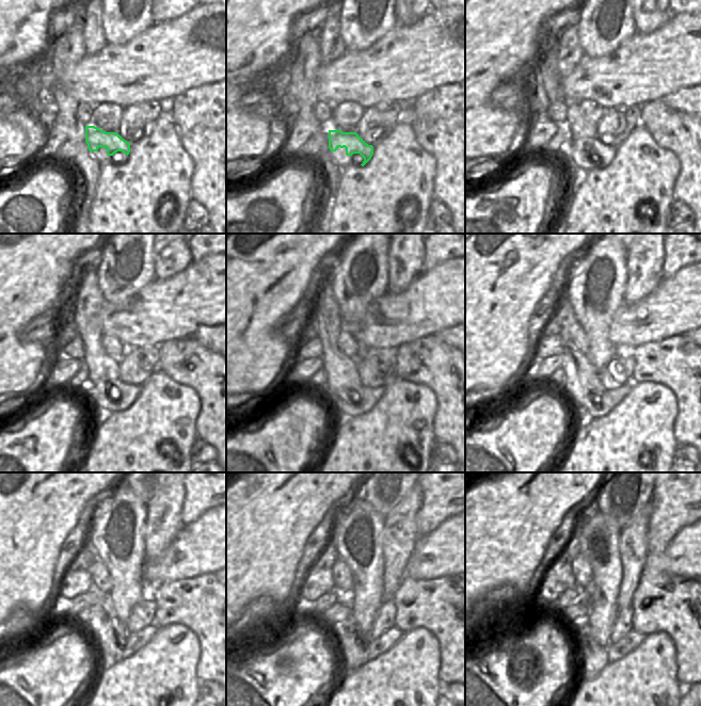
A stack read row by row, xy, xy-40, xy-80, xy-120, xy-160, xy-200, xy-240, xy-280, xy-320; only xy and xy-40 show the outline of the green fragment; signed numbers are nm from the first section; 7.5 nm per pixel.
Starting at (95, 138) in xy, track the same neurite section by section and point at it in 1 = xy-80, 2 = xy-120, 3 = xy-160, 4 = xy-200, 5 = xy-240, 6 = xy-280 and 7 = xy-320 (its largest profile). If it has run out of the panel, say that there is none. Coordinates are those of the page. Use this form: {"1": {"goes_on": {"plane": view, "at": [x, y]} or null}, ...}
{"1": {"goes_on": {"plane": "xy-80", "at": [606, 153]}}, "2": {"goes_on": {"plane": "xy-120", "at": [128, 392]}}, "3": {"goes_on": {"plane": "xy-160", "at": [369, 397]}}, "4": {"goes_on": {"plane": "xy-200", "at": [610, 399]}}, "5": {"goes_on": {"plane": "xy-240", "at": [137, 640]}}, "6": {"goes_on": {"plane": "xy-280", "at": [391, 637]}}, "7": {"goes_on": {"plane": "xy-320", "at": [617, 651]}}}

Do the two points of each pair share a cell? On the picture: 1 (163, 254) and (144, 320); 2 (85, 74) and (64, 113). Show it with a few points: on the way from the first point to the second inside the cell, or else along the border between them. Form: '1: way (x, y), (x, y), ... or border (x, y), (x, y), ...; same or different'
1: border (180, 272), (166, 278), (156, 279); different
2: border (59, 86), (78, 102); different

